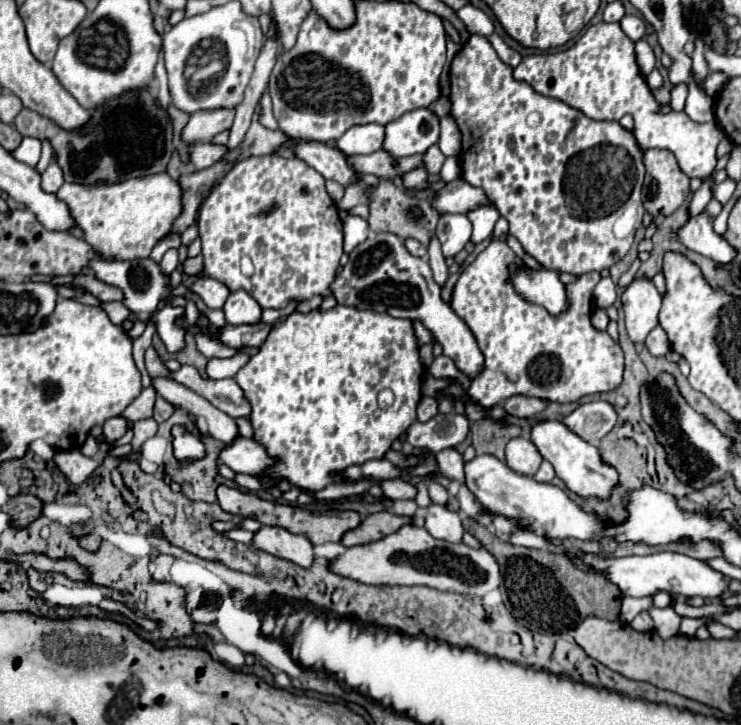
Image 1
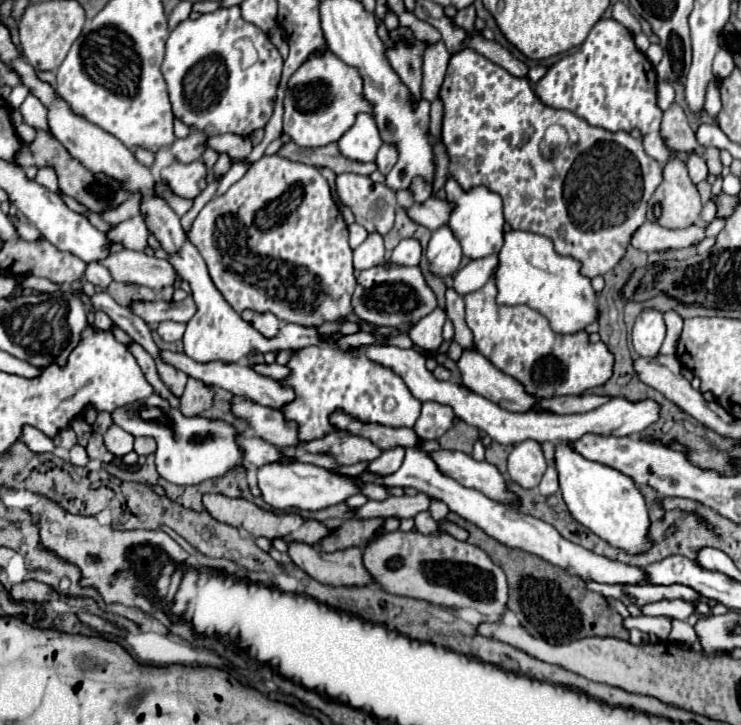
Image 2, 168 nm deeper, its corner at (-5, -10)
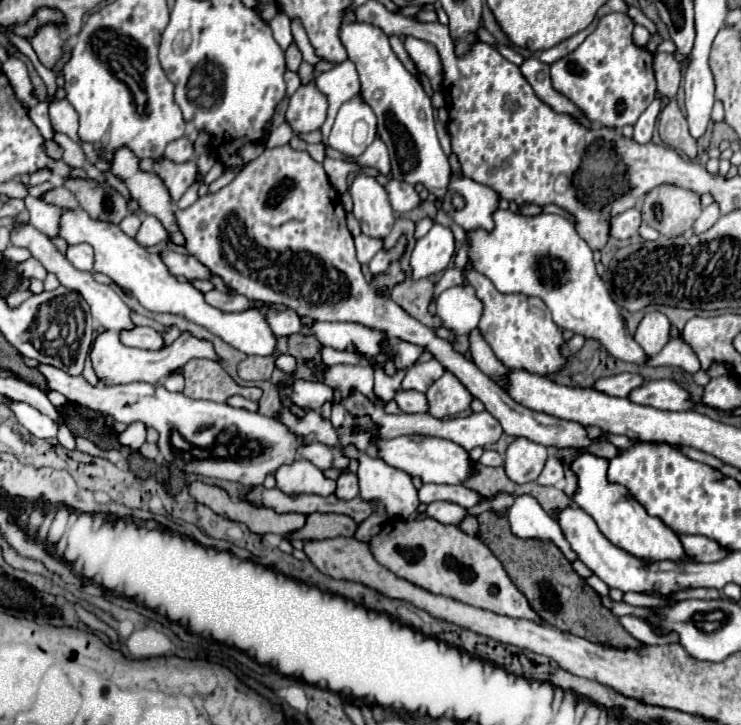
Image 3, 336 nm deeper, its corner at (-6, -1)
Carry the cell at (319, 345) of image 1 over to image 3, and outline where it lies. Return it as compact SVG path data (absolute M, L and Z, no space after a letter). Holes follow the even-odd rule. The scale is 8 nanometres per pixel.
M400 390L394 400L396 400L396 404L398 404L398 408L402 412L408 412L408 414L412 414L412 412L428 412L426 394L420 394L416 390L410 390L410 392Z

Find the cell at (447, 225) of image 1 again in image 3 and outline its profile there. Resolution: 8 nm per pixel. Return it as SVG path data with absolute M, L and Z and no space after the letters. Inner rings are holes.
M434 224L430 232L420 238L410 256L410 276L414 280L434 276L448 268L454 256L454 236L450 228Z

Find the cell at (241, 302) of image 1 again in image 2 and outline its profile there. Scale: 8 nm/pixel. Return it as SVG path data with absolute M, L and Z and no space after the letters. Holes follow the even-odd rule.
M251 309L241 311L241 319L247 321L247 323L251 323L265 337L273 337L275 331L281 325L281 321L275 315L271 315L271 313L257 313L257 311L251 311Z

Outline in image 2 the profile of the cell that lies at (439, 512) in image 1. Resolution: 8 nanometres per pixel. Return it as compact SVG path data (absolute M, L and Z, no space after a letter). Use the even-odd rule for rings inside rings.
M419 513L419 515L415 517L415 527L417 527L417 531L423 533L423 535L437 535L437 533L441 533L439 521L435 521L429 513Z

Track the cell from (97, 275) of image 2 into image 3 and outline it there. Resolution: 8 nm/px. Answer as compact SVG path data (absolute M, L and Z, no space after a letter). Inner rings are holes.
M68 244L66 246L66 258L72 262L78 270L92 270L92 258L94 250L90 244Z

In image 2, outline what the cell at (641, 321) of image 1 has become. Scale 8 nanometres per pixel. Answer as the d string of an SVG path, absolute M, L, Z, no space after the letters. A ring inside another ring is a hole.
M643 309L633 325L633 347L641 357L655 357L665 339L663 313L657 309Z

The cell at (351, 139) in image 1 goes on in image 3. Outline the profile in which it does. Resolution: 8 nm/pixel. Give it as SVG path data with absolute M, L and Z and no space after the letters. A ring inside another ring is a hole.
M362 96L342 104L334 120L328 144L346 156L360 156L366 146L374 142L374 138L376 116L372 114L372 108L362 100Z

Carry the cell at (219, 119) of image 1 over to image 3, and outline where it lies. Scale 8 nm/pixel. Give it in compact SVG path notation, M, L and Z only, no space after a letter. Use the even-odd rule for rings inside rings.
M186 136L170 142L164 152L164 158L172 160L172 162L188 162L192 156L194 156L194 146Z

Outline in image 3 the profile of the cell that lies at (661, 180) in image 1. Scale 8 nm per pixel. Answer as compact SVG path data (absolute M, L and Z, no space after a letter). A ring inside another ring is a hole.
M664 184L646 194L642 204L642 222L666 238L676 238L692 228L700 210L700 198L694 192Z

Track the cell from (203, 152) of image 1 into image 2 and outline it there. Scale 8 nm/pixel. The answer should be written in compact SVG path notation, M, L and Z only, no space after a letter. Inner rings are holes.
M175 161L173 165L161 171L161 177L169 183L173 193L187 199L195 199L207 185L207 167L203 161L193 163Z

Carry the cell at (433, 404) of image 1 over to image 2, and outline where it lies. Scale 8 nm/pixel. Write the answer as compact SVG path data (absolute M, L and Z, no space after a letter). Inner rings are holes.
M427 401L427 403L423 403L421 415L419 415L419 419L417 419L413 429L425 441L439 439L453 425L453 417L455 415L453 415L451 407Z

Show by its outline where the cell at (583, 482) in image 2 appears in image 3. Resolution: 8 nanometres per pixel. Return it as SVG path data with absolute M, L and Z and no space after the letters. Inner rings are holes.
M580 454L570 464L570 468L578 476L578 490L574 494L574 502L596 520L600 532L616 548L640 558L646 564L660 562L660 560L680 562L682 558L686 558L686 552L684 552L684 546L682 546L678 534L672 534L672 530L668 530L668 526L664 526L664 522L660 522L660 518L652 518L644 510L644 506L640 506L638 502L632 502L632 498L628 498L628 490L624 490L624 486L612 486L606 480L608 460L592 456L592 454Z

